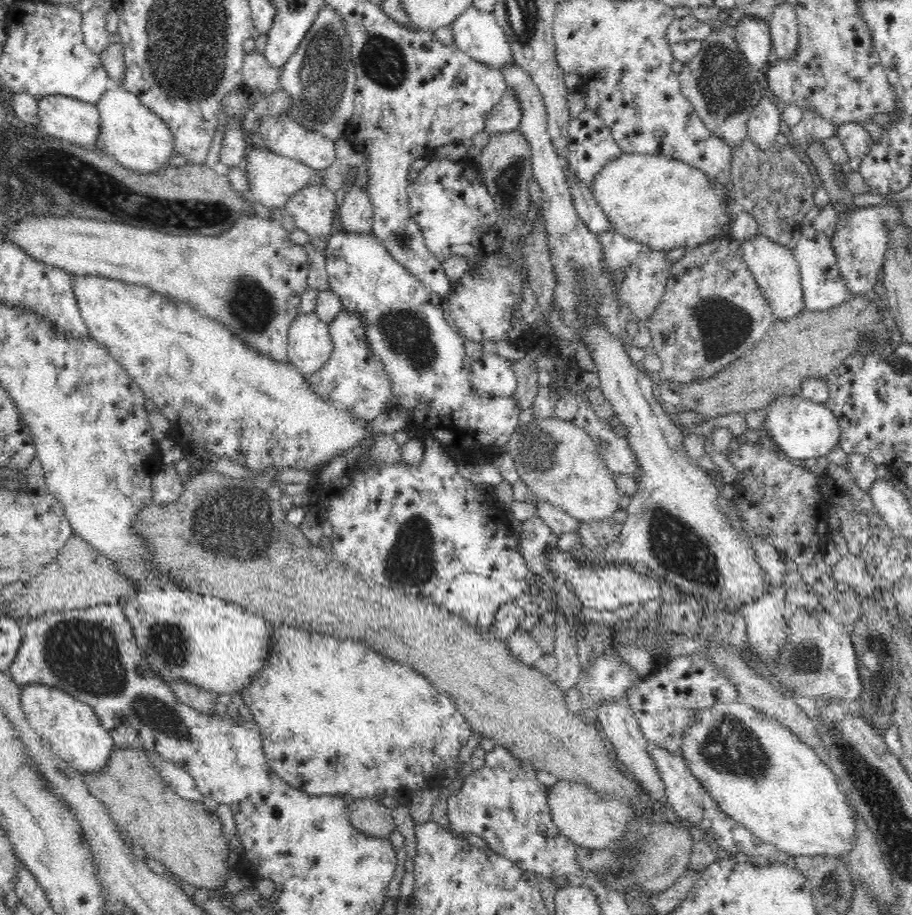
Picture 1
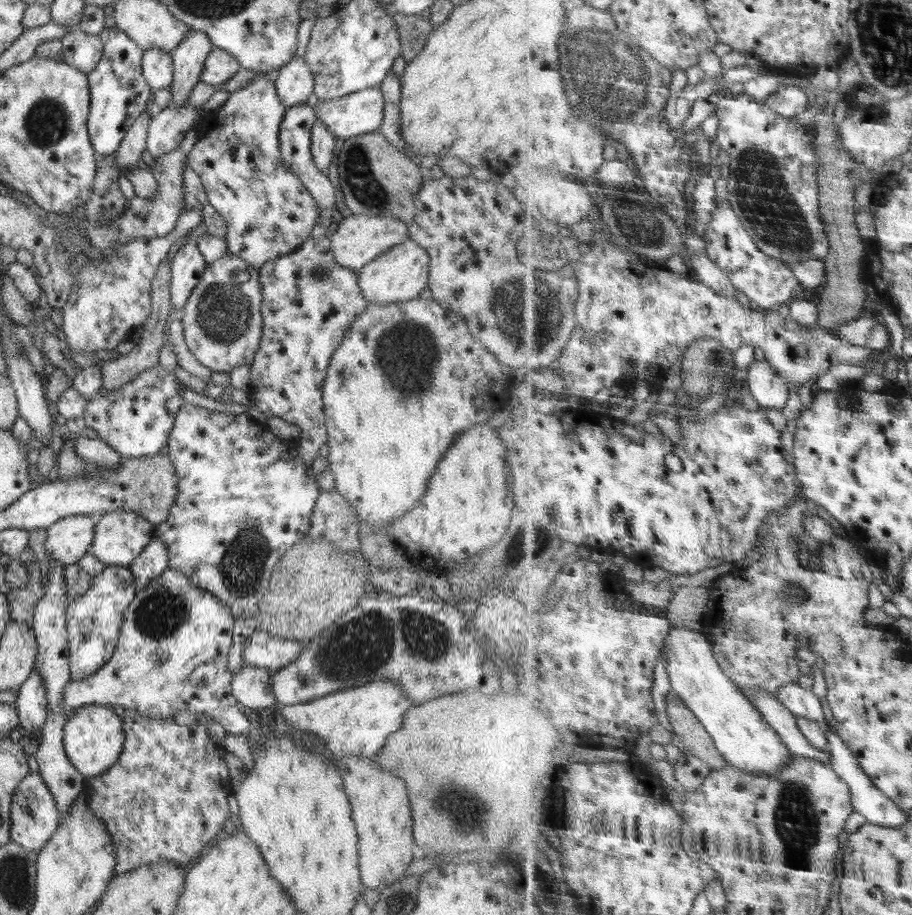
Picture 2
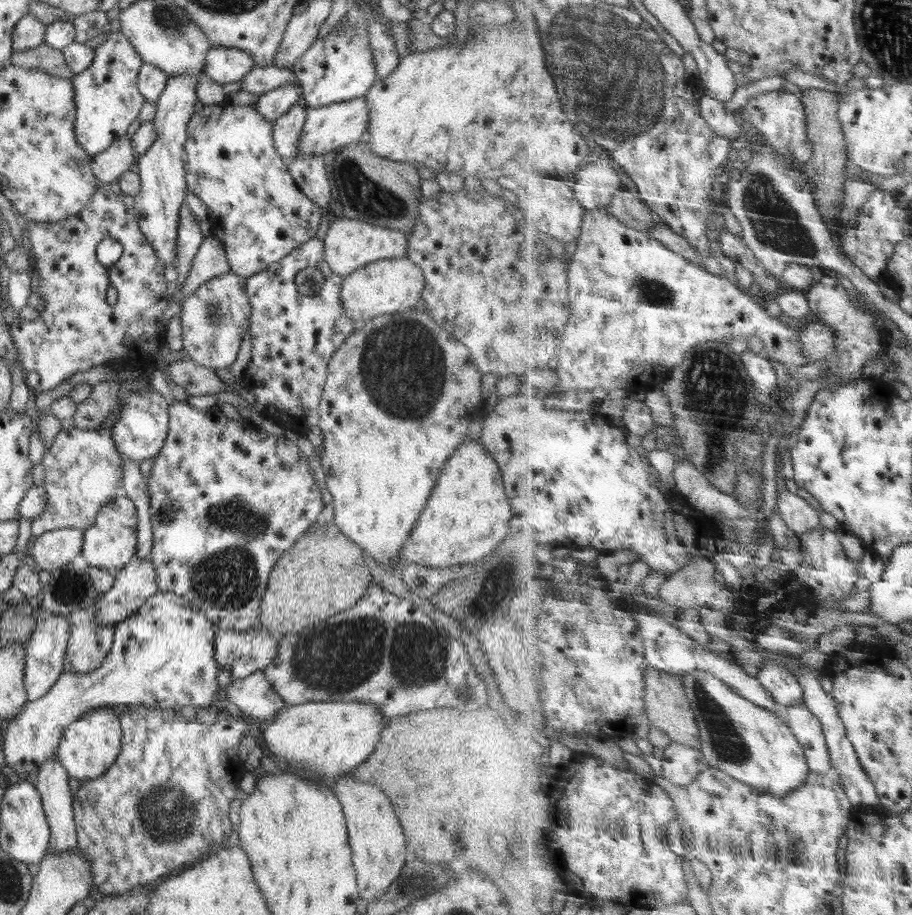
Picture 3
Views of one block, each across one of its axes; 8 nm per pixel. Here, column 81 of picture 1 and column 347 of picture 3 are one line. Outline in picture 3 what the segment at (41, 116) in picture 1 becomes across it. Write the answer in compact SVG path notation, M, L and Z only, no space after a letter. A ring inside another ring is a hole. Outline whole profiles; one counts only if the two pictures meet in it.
M366 97L335 102L321 107L307 107L306 112L306 120L302 134L300 134L300 144L298 144L300 155L316 153L316 155L332 156L340 149L363 140L368 132L370 115L368 115Z

